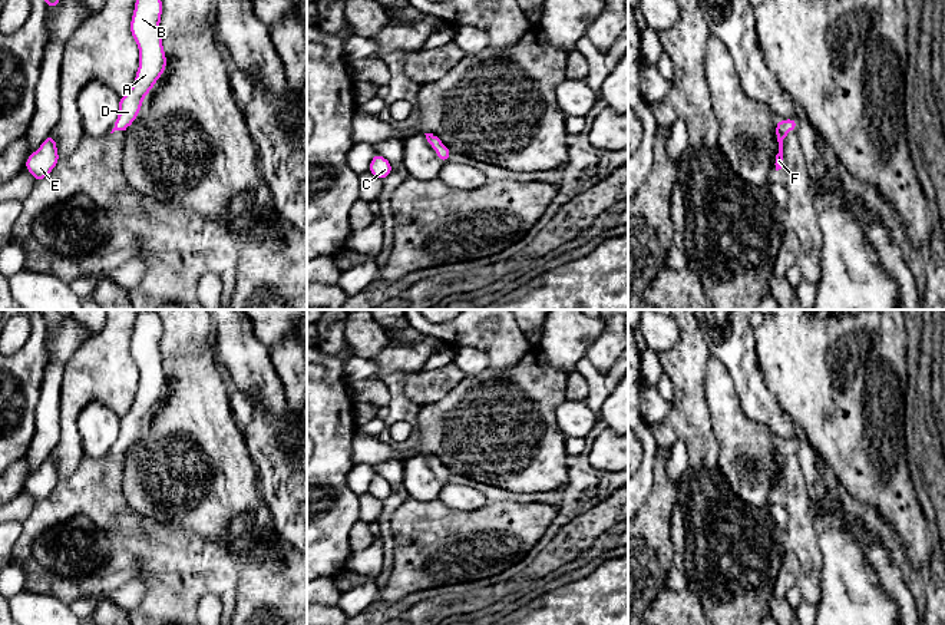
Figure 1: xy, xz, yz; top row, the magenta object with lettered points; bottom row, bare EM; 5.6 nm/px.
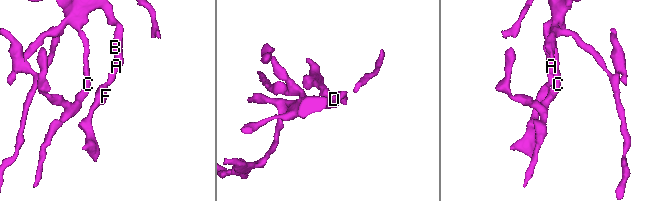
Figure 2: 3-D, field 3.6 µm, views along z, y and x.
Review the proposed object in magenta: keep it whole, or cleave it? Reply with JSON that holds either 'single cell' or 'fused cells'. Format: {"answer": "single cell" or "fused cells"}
{"answer": "single cell"}

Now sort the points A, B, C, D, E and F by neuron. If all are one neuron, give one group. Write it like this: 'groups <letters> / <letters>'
groups A B C D E F

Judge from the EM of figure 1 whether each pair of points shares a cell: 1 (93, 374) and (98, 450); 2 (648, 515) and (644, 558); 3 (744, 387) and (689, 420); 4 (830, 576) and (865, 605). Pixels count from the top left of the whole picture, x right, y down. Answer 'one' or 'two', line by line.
1: two
2: one
3: two
4: one

